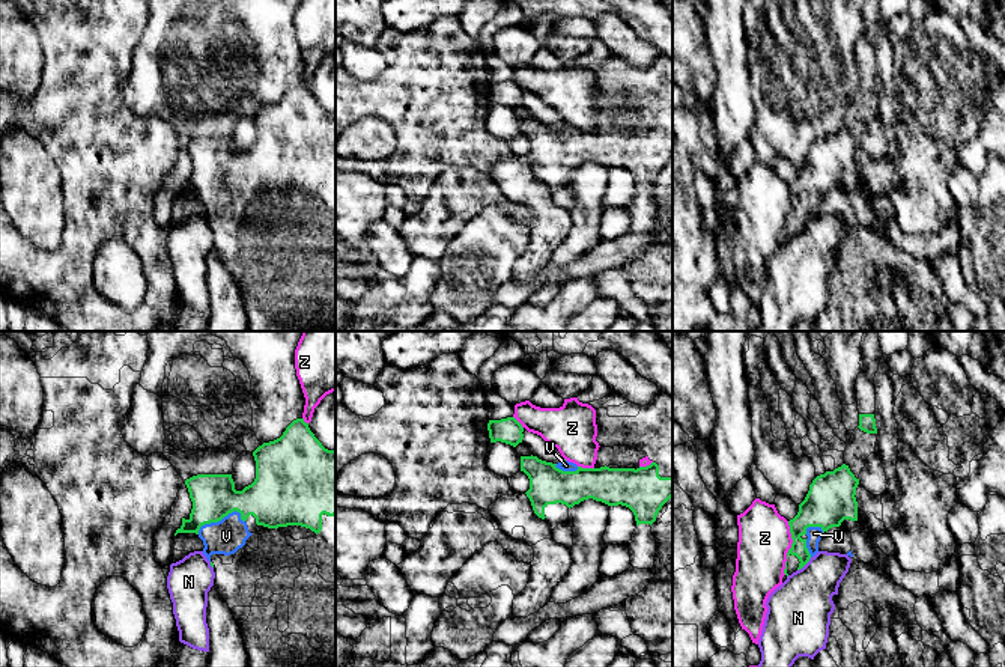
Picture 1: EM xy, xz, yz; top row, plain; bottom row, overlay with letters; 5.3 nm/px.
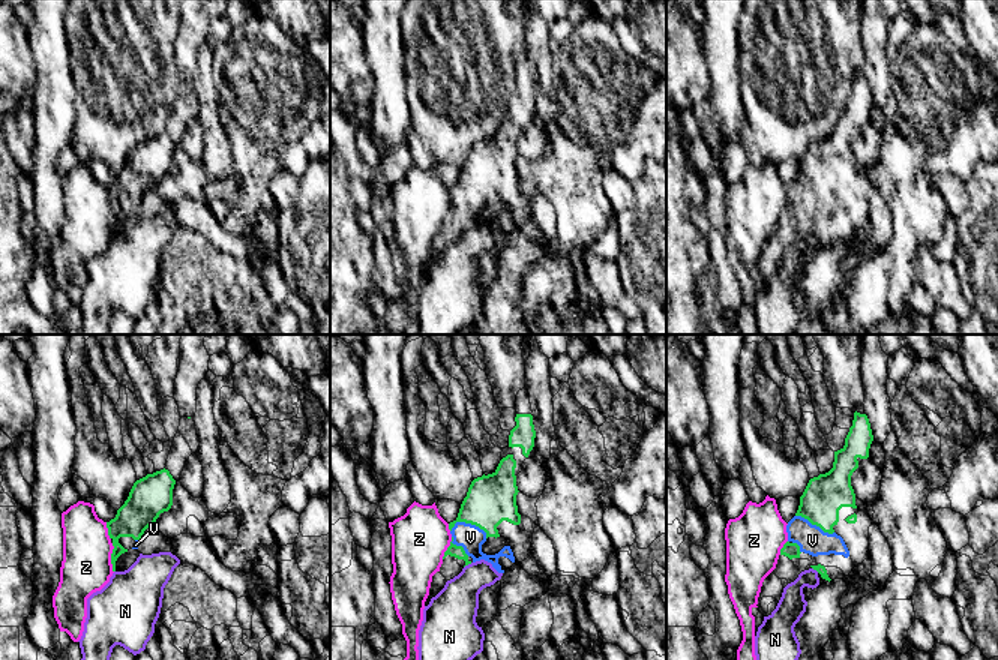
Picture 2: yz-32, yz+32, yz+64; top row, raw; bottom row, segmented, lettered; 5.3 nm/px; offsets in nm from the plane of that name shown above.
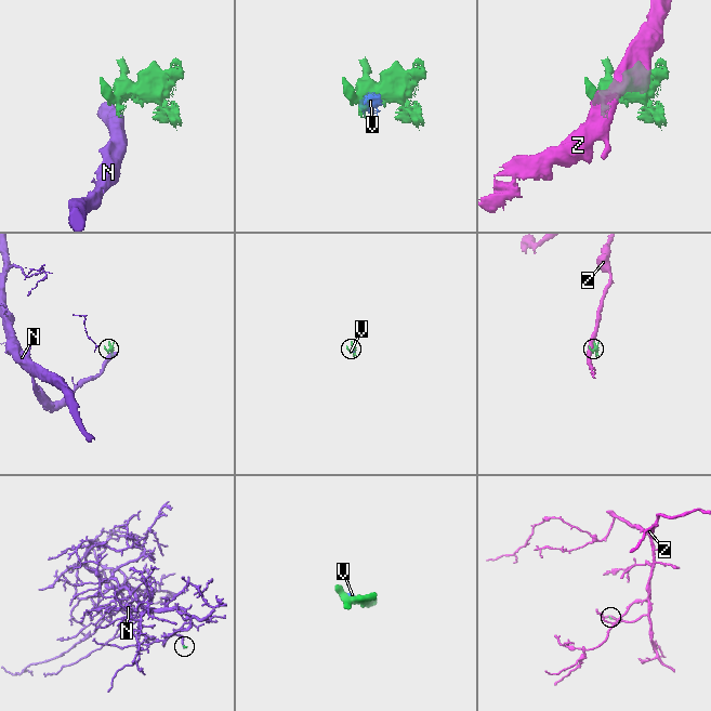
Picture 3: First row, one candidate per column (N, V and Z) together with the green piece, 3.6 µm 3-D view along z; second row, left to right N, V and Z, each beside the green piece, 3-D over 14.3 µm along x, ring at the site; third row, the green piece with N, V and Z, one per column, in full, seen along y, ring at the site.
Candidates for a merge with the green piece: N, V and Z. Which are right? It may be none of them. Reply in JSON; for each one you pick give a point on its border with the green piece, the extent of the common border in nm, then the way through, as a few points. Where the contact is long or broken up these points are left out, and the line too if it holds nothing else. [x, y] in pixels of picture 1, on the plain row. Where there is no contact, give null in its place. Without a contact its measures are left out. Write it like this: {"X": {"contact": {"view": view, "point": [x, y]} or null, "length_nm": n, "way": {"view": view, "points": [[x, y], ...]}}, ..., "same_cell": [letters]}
{"V": {"contact": {"view": "xy", "point": [220, 182]}, "length_nm": 260}, "same_cell": ["V"]}

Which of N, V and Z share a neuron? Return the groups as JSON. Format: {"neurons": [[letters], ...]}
{"neurons": [["N"], ["V"], ["Z"]]}

